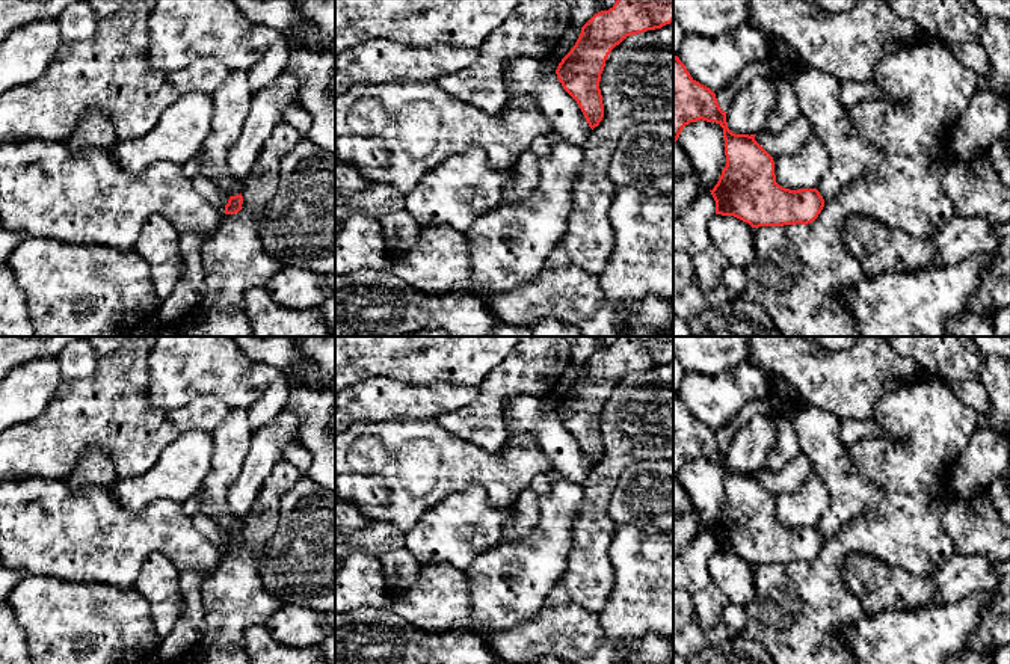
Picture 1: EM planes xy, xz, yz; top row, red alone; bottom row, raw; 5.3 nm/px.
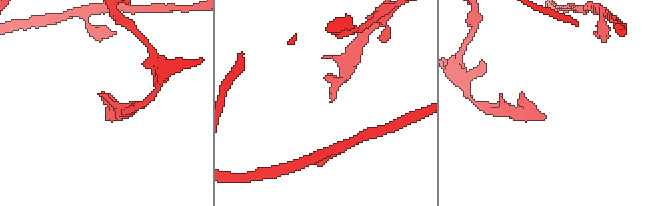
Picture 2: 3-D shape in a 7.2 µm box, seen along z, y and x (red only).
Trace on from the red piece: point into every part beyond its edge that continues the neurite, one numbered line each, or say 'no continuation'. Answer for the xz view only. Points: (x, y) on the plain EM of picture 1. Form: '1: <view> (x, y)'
no continuation

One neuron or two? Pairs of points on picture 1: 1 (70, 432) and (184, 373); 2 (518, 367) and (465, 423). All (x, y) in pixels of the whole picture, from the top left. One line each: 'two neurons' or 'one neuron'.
1: two neurons
2: one neuron

